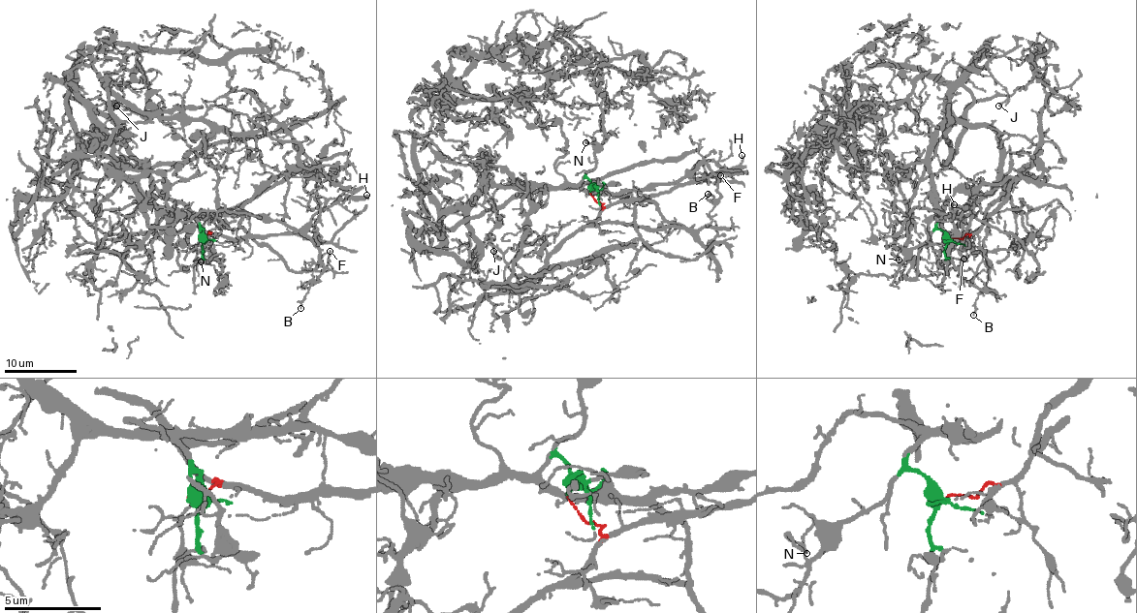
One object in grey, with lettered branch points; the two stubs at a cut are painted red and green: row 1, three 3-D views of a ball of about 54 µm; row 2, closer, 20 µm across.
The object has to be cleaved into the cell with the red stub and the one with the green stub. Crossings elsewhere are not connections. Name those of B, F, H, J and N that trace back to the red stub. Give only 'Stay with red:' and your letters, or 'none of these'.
Stay with red: none of these

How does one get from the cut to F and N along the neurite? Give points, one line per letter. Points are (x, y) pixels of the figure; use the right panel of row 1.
F: (950, 239), (937, 227), (944, 216), (963, 217), (962, 233), (948, 253), (953, 263), (959, 267), (963, 259)
N: (950, 239), (935, 229), (925, 242), (898, 254), (899, 260)

